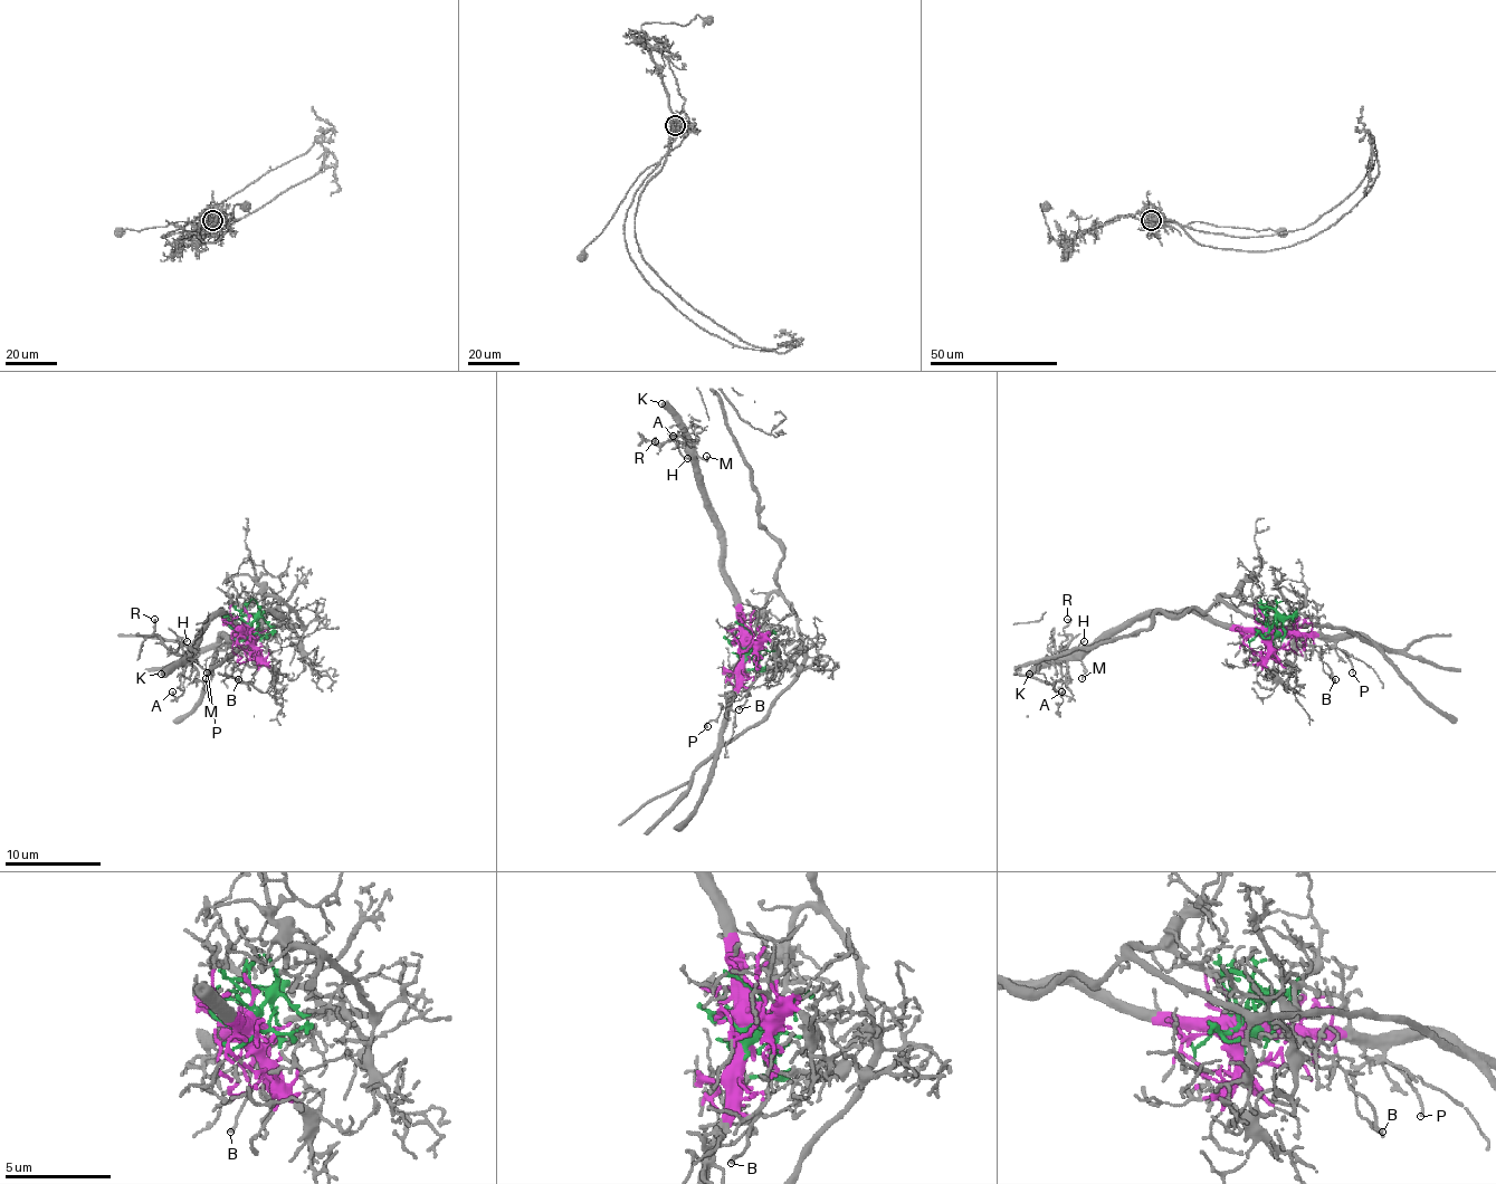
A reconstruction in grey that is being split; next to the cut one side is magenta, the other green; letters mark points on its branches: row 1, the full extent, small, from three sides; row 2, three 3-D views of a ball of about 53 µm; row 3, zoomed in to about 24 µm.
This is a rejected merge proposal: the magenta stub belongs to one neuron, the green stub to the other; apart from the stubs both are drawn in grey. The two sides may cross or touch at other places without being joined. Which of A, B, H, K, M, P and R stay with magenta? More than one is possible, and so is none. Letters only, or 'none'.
A, B, H, K, M, P, R

